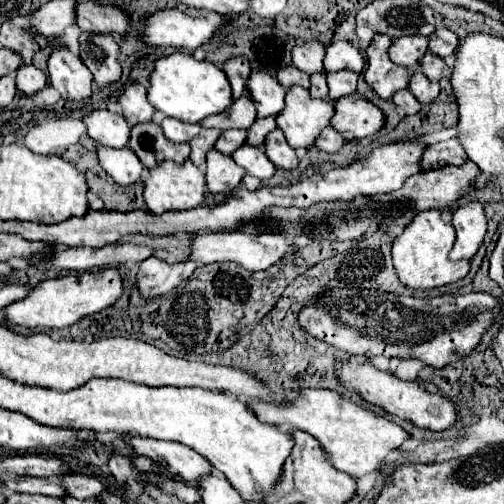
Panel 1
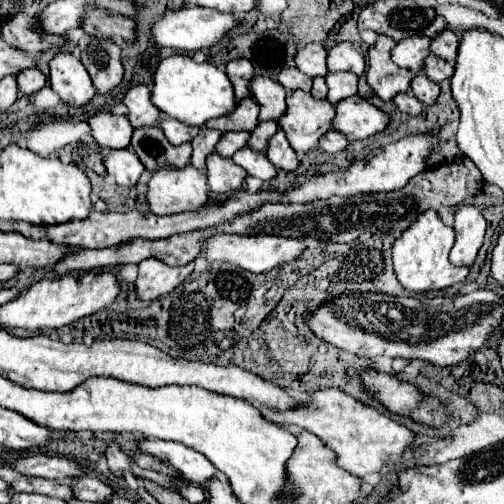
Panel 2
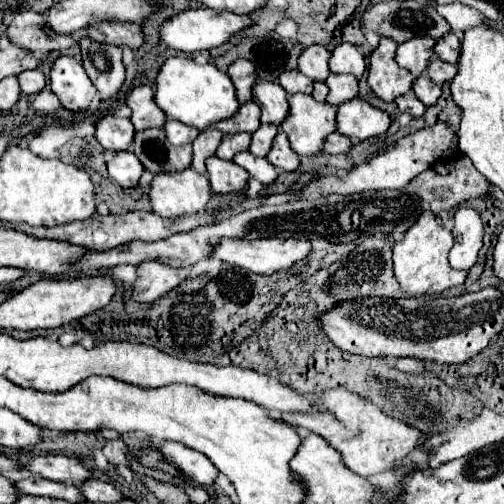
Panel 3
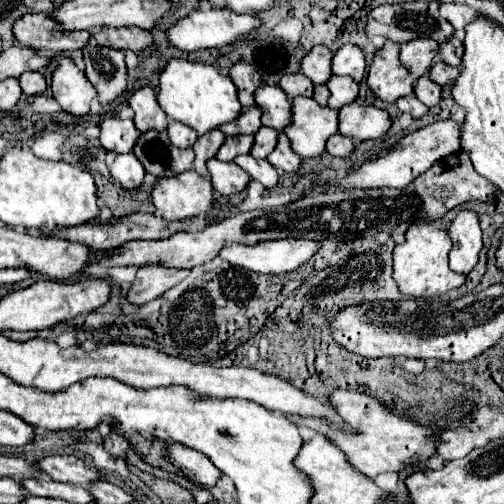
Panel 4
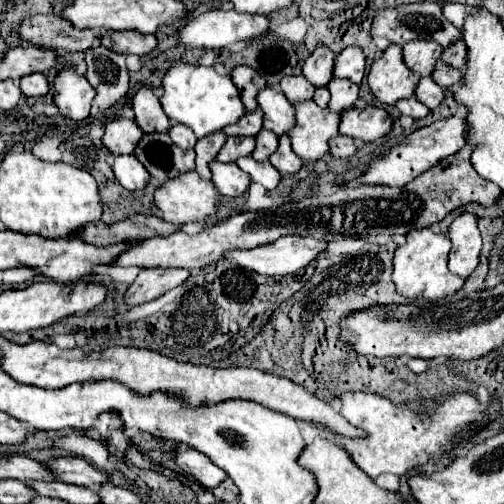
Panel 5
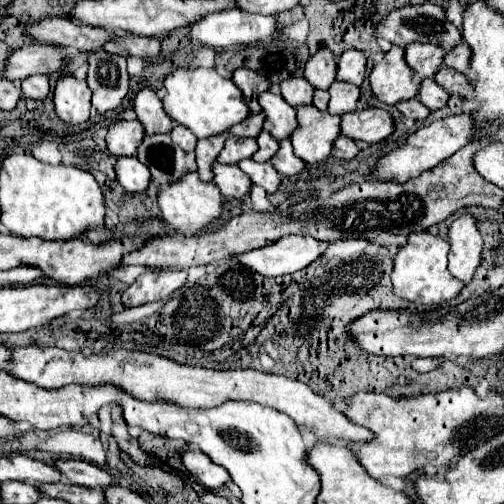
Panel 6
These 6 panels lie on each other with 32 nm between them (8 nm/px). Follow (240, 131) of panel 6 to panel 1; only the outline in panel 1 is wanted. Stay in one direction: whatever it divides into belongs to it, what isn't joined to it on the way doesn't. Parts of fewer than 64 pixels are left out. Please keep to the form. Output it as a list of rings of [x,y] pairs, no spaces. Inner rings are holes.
[[[242,96],[240,100],[234,100],[232,108],[228,112],[222,112],[220,116],[212,116],[200,124],[202,128],[218,128],[218,130],[248,130],[256,120],[256,106],[250,100],[250,96]]]

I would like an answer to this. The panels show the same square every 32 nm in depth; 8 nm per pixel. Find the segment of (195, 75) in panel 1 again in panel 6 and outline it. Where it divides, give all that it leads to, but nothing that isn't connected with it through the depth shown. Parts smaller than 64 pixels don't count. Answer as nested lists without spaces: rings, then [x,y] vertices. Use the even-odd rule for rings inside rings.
[[[178,68],[164,80],[164,88],[168,94],[164,96],[162,102],[168,116],[176,124],[190,128],[200,140],[224,134],[234,124],[240,124],[242,120],[250,116],[250,110],[238,86],[230,78],[220,76],[214,68],[210,70],[208,68],[196,68],[196,70]]]

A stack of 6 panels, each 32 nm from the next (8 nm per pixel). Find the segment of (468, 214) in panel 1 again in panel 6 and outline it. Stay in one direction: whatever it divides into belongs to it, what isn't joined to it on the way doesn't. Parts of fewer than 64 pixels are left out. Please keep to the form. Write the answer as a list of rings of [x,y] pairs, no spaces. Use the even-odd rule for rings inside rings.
[[[460,216],[454,220],[450,224],[448,242],[448,270],[454,278],[468,284],[482,260],[482,236],[476,228],[476,220],[472,216]]]

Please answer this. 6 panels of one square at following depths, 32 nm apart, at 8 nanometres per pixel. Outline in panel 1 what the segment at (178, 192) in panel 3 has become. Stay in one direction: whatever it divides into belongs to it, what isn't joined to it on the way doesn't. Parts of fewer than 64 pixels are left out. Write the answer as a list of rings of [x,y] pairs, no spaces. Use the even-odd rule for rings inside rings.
[[[186,160],[182,166],[176,162],[164,162],[156,168],[150,170],[150,178],[144,182],[144,200],[154,214],[164,214],[164,212],[182,212],[182,210],[192,210],[198,208],[204,202],[206,194],[206,178],[200,168],[196,168],[190,160]]]

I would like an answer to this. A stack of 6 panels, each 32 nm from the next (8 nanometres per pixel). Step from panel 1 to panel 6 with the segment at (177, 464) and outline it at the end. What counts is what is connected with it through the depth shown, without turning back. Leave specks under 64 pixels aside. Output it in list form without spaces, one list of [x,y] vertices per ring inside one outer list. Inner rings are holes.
[[[186,448],[186,450],[182,452],[182,464],[184,464],[184,468],[186,468],[190,474],[194,474],[194,476],[198,478],[198,482],[200,482],[202,486],[206,486],[208,490],[222,488],[222,486],[230,480],[230,474],[228,474],[222,466],[214,464],[214,462],[212,462],[204,452],[200,452],[200,450],[190,450],[190,448]]]

